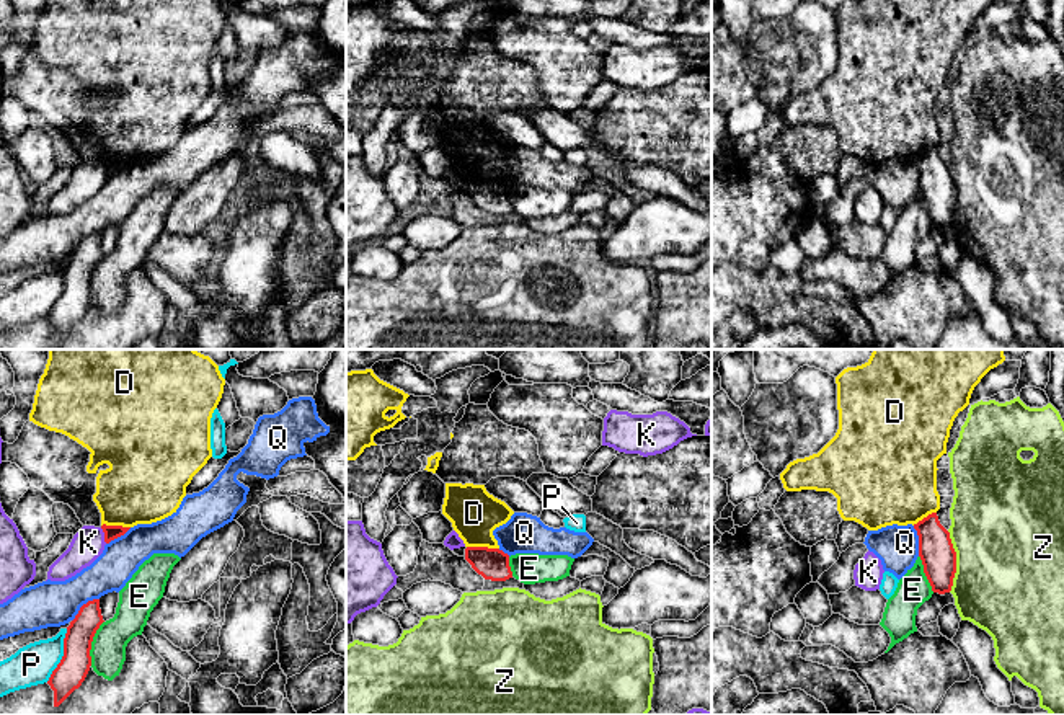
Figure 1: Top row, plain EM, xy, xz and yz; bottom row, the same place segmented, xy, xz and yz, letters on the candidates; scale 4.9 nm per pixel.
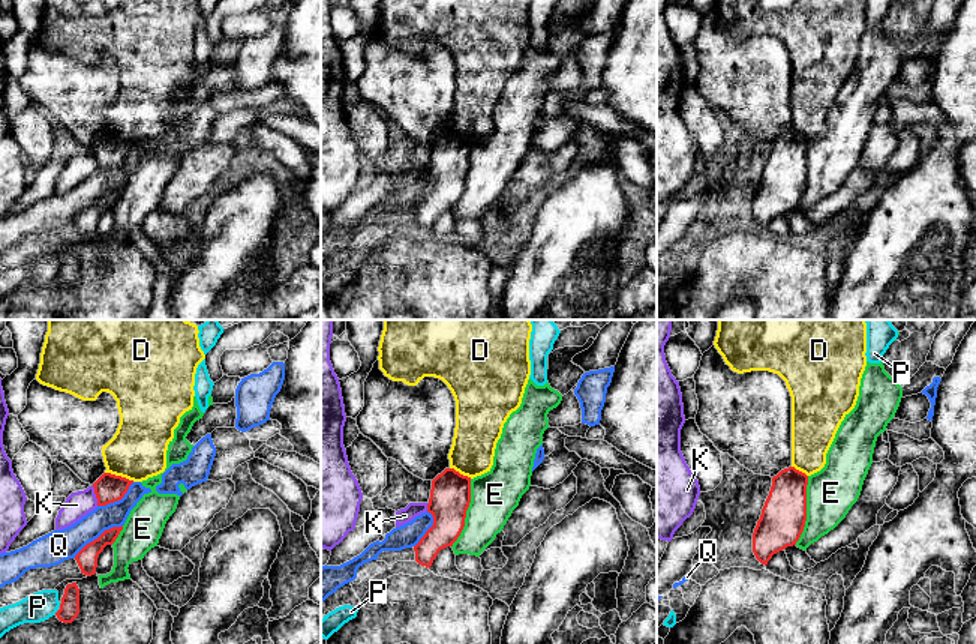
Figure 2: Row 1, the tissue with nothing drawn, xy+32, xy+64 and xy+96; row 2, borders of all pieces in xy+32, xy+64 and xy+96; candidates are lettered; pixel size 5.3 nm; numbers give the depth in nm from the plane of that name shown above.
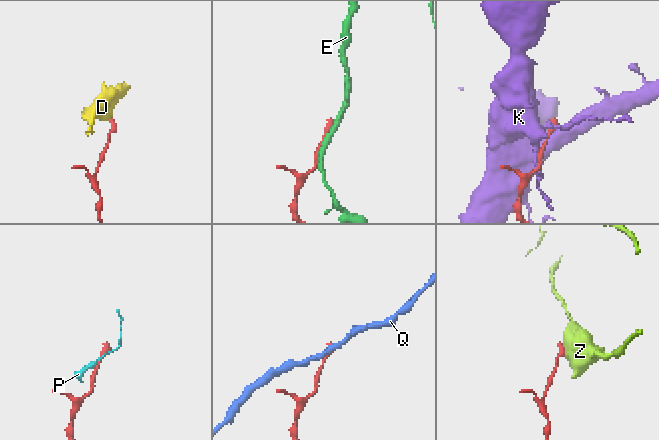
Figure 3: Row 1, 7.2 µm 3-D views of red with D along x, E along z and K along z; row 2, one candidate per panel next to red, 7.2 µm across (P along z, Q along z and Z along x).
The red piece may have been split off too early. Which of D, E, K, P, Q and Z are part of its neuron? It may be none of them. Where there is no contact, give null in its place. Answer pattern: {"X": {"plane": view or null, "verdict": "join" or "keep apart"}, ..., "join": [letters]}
{"D": {"plane": "xz", "verdict": "keep apart"}, "E": {"plane": "xy", "verdict": "keep apart"}, "K": {"plane": "xy", "verdict": "keep apart"}, "P": {"plane": "xy", "verdict": "keep apart"}, "Q": {"plane": "xy", "verdict": "keep apart"}, "Z": {"plane": "yz", "verdict": "keep apart"}, "join": []}

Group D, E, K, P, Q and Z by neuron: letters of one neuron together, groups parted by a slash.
D / E / K / P / Q / Z

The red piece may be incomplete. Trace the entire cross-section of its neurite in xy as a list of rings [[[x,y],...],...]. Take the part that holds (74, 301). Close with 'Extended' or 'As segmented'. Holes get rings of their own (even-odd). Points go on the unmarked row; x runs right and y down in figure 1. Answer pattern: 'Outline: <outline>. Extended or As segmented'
Outline: [[[100,233],[83,238],[67,261],[64,291],[47,318],[54,325],[54,341],[59,341],[85,315],[91,300],[91,276],[103,258]]]. As segmented

